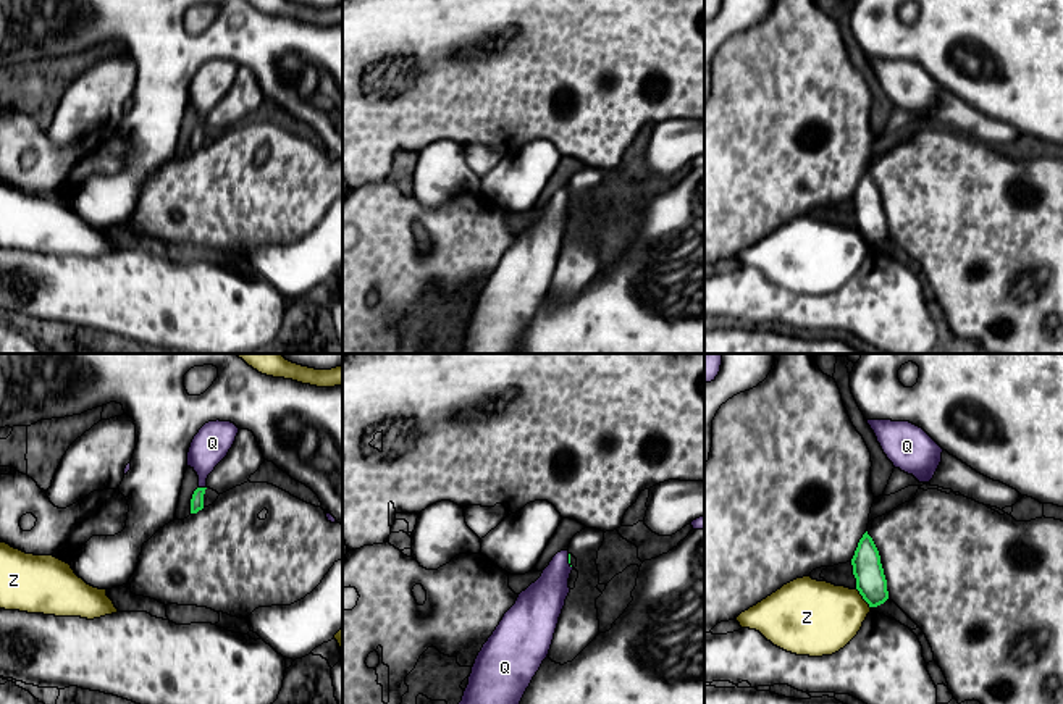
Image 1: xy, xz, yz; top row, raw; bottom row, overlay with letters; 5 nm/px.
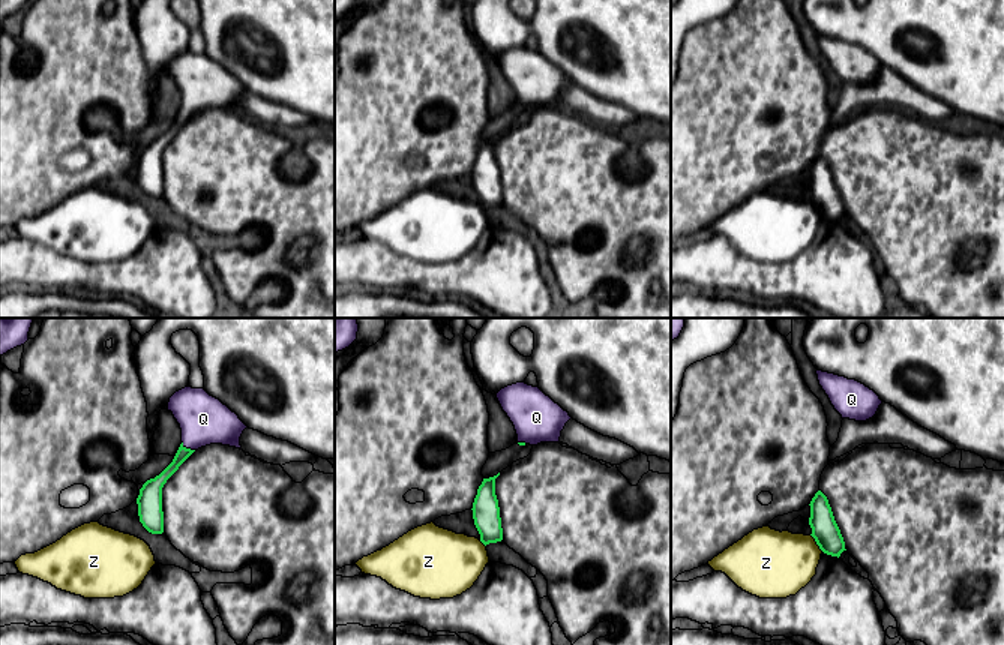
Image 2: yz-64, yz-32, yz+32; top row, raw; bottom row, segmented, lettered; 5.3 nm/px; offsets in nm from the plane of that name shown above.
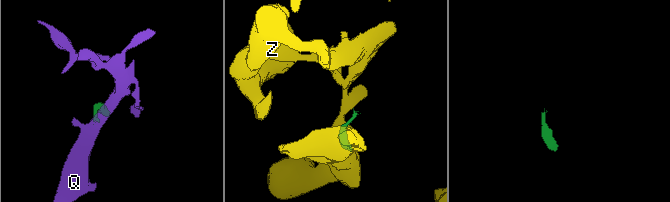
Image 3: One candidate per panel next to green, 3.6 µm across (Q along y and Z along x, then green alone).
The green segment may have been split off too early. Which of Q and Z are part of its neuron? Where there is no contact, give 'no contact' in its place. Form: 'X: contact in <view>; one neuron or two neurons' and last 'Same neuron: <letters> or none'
Q: contact in xy; one neuron
Z: contact in yz; two neurons
Same neuron: Q

